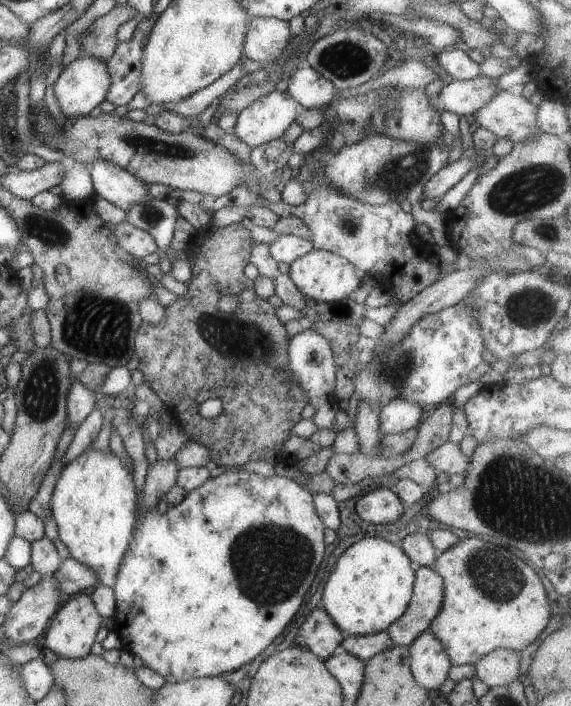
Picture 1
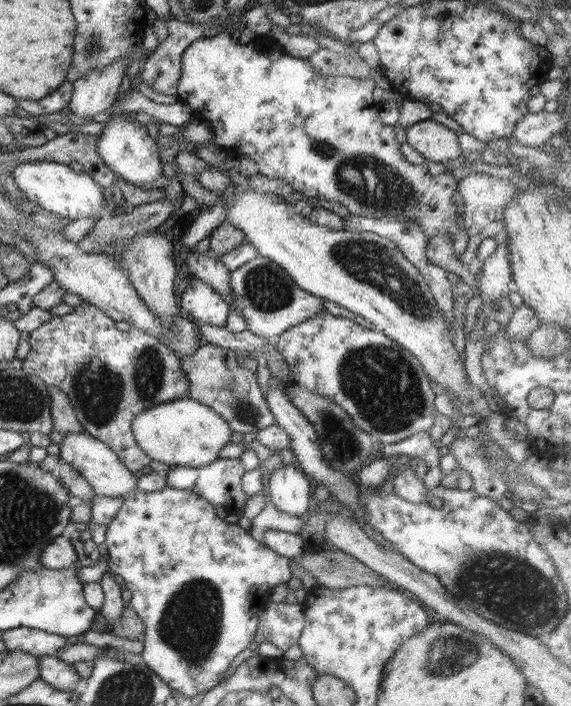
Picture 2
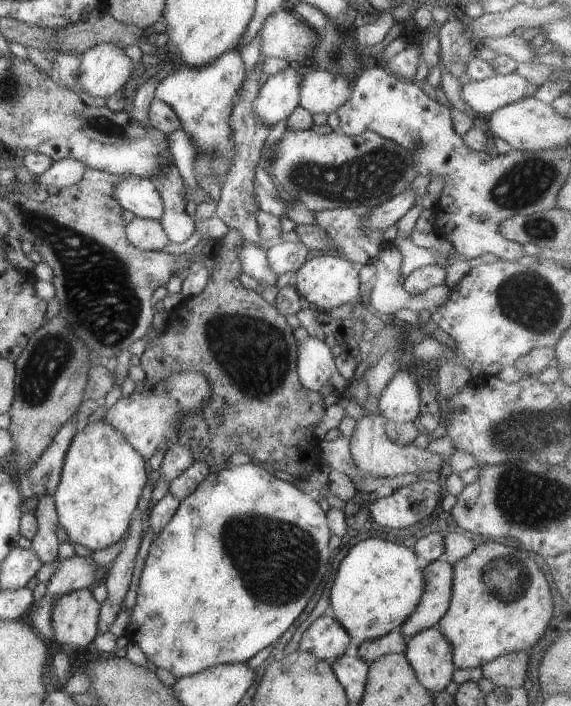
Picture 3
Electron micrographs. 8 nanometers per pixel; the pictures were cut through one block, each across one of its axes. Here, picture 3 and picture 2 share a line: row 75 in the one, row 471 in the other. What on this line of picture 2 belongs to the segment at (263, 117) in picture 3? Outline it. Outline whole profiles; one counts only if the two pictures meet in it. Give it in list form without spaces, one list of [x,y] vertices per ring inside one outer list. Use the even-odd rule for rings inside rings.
[[[295,463],[269,472],[266,485],[274,506],[280,512],[306,518],[313,484]]]

